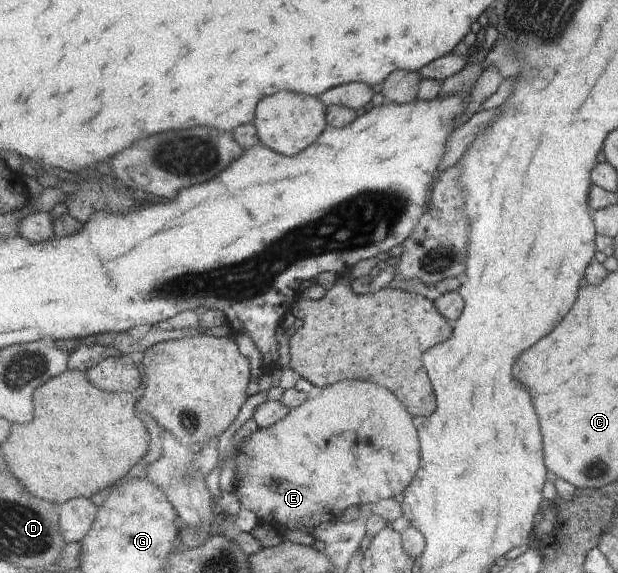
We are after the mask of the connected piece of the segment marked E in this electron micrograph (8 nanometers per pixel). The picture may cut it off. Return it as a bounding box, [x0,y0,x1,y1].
[234,381,421,534]

